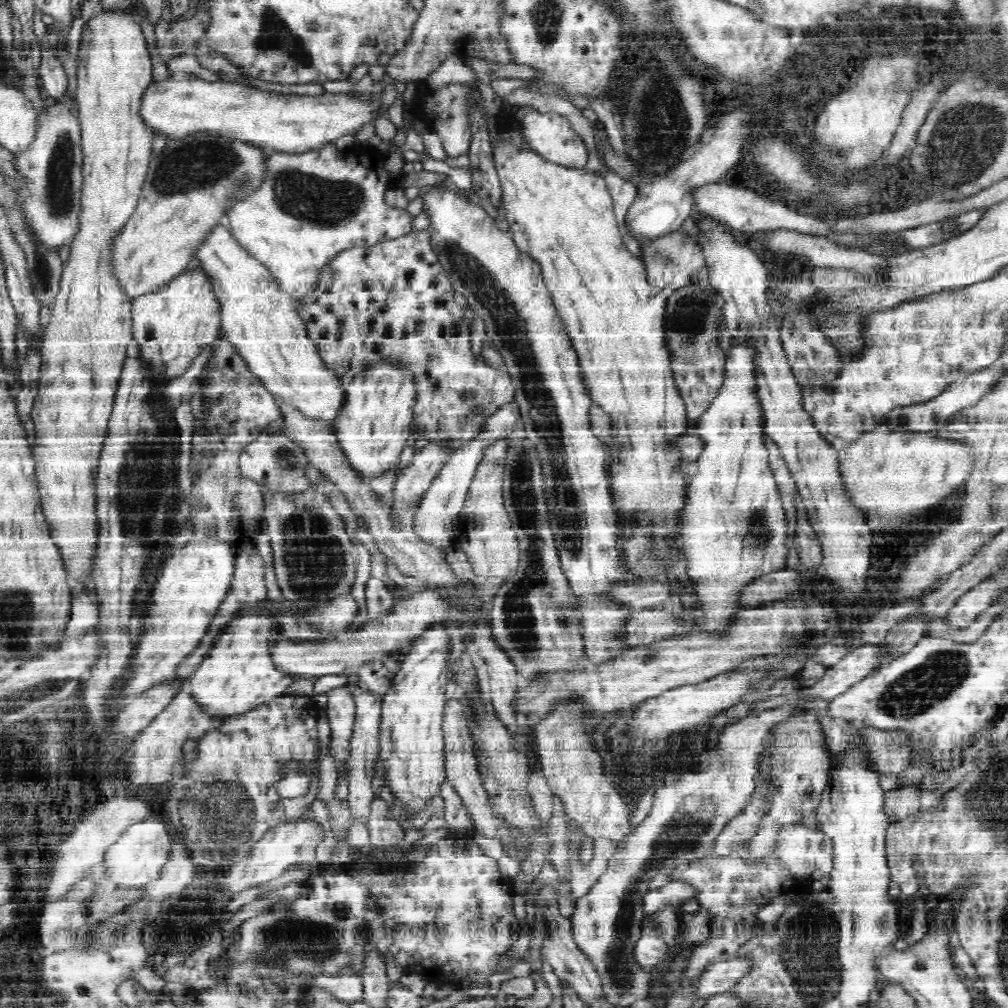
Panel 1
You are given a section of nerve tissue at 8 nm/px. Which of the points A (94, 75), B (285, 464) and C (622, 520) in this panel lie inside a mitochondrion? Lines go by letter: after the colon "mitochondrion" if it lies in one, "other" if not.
A: other
B: mitochondrion
C: other

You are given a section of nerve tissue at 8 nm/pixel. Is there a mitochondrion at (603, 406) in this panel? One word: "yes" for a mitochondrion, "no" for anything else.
no

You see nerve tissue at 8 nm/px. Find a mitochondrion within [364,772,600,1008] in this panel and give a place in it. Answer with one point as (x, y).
(395, 931)

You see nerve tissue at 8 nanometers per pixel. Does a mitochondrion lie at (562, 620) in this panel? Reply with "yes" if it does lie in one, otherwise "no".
yes

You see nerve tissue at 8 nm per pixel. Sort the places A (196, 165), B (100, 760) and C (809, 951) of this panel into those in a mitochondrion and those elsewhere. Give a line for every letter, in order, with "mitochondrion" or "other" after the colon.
A: mitochondrion
B: other
C: mitochondrion

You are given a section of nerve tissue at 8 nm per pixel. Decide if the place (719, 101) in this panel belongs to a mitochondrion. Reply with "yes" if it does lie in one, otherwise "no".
no

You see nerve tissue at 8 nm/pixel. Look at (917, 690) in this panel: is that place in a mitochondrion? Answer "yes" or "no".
yes

